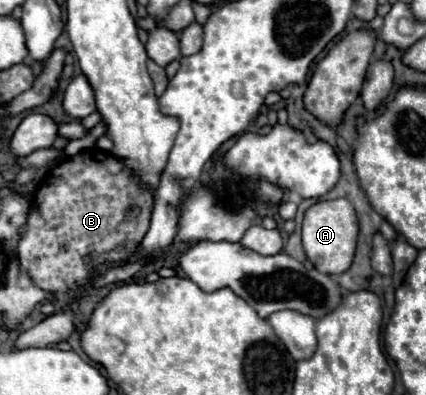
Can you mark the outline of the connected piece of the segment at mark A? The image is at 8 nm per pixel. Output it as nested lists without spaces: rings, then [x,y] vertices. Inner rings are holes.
[[[347,199],[317,201],[311,205],[303,219],[303,249],[307,259],[315,265],[319,273],[339,275],[347,271],[353,263],[357,243],[357,217],[355,209]]]

